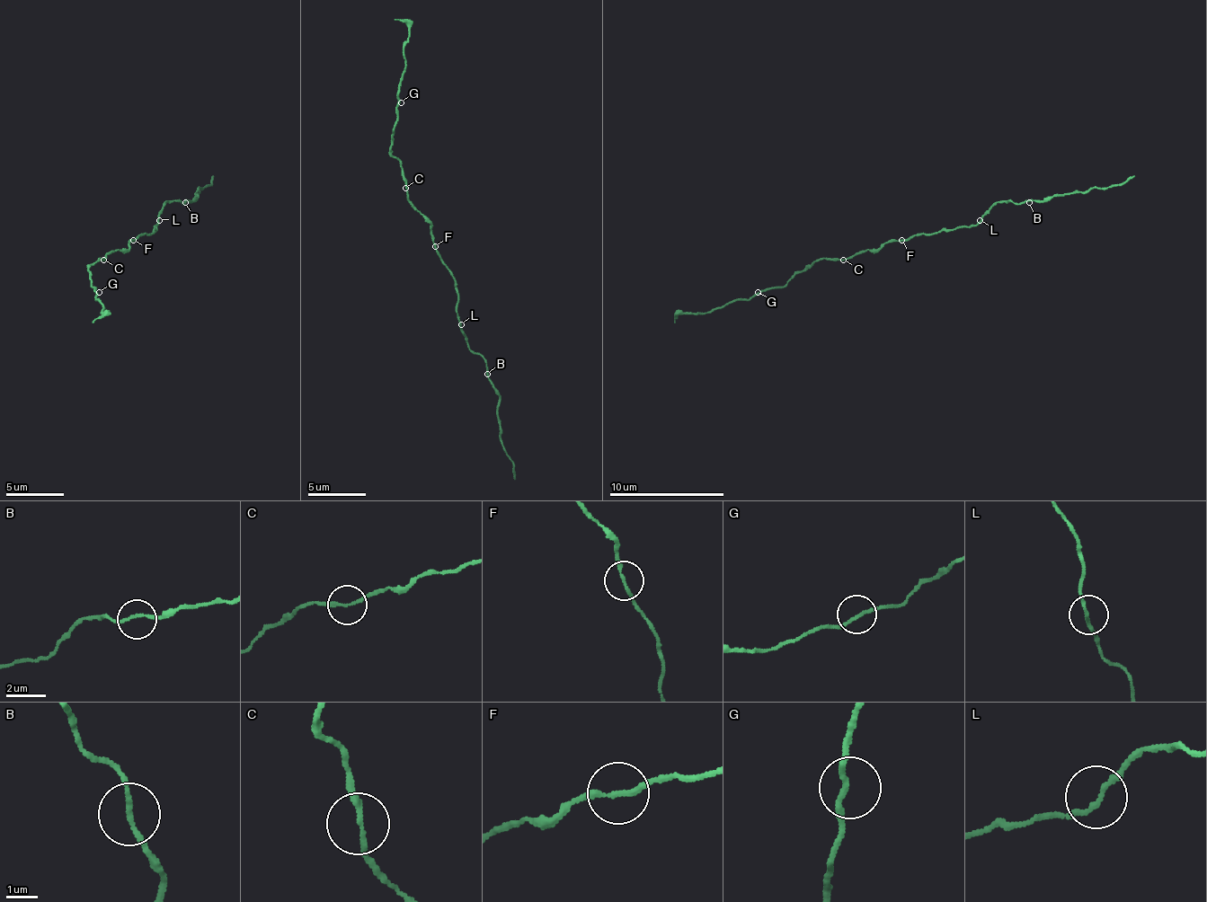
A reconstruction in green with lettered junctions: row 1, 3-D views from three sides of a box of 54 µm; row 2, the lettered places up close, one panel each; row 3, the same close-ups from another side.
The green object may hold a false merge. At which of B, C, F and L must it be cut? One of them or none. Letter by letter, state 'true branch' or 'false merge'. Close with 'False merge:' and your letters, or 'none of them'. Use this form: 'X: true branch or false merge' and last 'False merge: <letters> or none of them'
B: true branch
C: false merge
F: true branch
L: true branch
False merge: C

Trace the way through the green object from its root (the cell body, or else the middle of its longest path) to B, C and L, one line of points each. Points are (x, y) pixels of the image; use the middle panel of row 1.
B: (435, 246), (435, 252), (456, 281), (458, 327), (470, 348), (484, 358), (487, 374)
C: (435, 246), (430, 220), (412, 203), (406, 189)
L: (435, 246), (435, 252), (456, 281), (456, 293), (458, 296), (456, 313), (461, 324)

